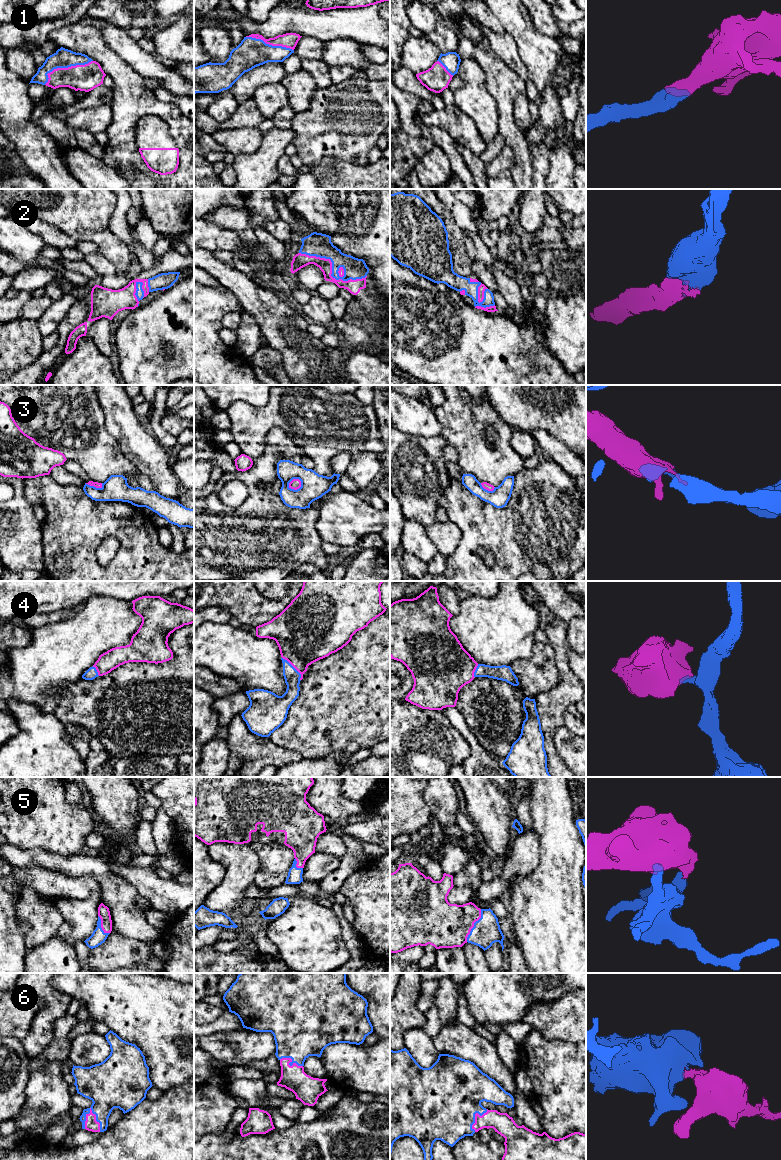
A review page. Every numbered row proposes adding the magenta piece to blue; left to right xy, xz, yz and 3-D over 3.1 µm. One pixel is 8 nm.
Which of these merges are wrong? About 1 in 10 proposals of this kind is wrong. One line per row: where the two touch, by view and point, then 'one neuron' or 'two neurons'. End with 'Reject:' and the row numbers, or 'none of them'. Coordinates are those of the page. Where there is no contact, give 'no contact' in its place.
1: contact xy (64, 67); one neuron
2: contact xz (332, 270); one neuron
3: contact xz (293, 478); two neurons
4: contact xz (294, 668); one neuron
5: contact yz (474, 925); one neuron
6: contact xy (96, 1119); one neuron
Reject: 3

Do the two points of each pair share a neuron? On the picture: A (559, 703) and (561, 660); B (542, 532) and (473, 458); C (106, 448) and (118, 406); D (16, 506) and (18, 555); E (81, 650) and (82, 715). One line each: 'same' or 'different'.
A: same
B: different
C: different
D: same
E: different

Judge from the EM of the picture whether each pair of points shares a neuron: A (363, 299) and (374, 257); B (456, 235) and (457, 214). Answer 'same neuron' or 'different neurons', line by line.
A: different neurons
B: different neurons

